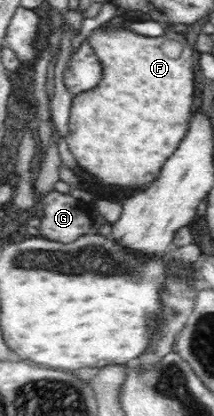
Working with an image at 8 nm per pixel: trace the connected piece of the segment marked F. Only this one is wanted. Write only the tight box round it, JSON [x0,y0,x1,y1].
[66,16,195,190]

